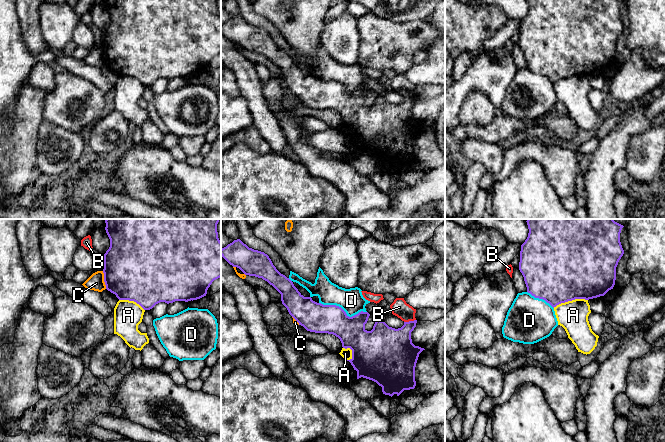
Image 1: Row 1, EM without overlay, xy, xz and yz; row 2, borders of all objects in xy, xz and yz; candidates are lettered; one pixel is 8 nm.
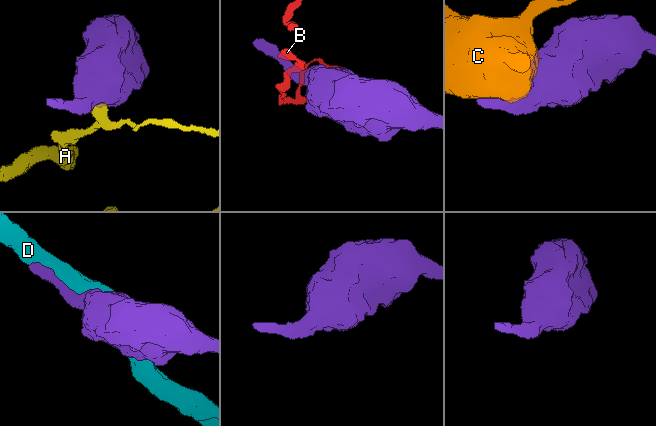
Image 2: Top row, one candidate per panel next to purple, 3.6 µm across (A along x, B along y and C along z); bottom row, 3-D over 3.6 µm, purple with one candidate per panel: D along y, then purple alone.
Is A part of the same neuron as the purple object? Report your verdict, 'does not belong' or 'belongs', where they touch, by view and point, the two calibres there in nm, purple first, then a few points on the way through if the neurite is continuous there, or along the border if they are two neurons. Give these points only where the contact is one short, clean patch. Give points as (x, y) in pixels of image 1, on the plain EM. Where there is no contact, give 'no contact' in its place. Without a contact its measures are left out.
does not belong | yz (570, 76) | 500/240 nm | along yz (587, 75), (572, 75), (561, 78), (553, 83)

